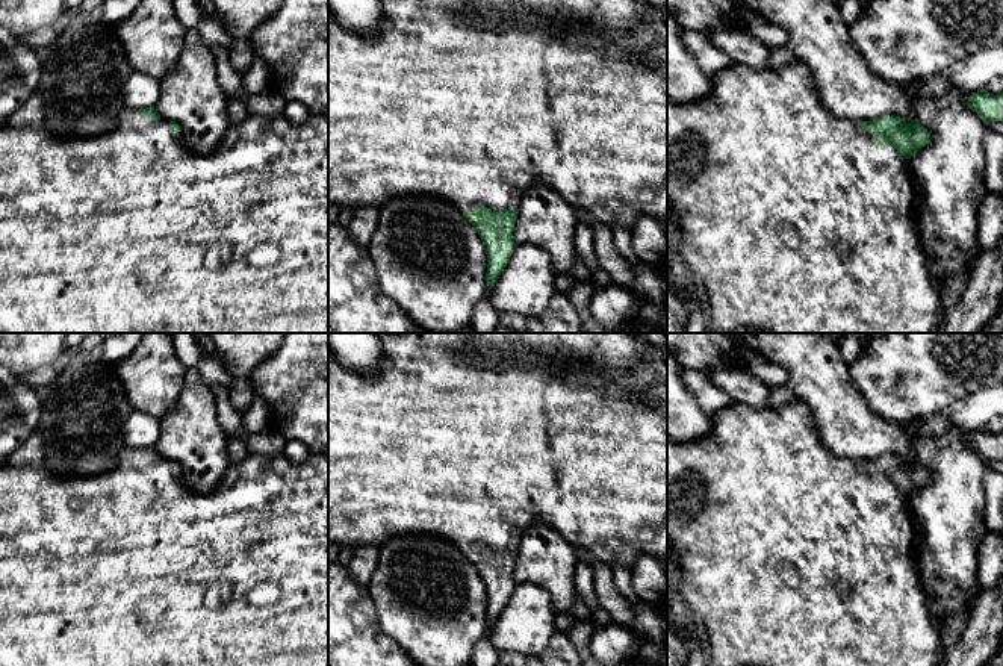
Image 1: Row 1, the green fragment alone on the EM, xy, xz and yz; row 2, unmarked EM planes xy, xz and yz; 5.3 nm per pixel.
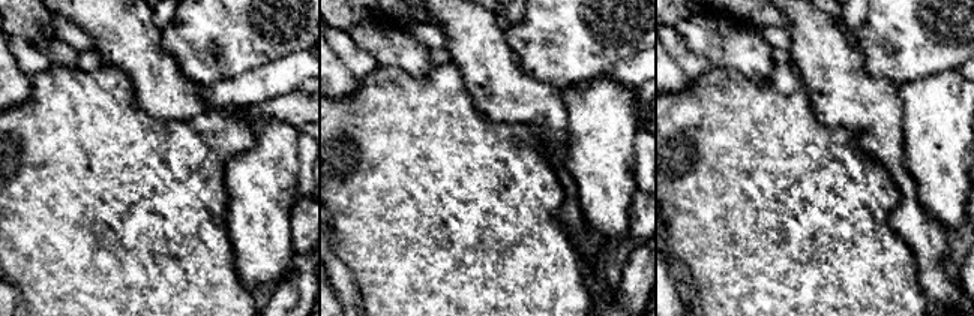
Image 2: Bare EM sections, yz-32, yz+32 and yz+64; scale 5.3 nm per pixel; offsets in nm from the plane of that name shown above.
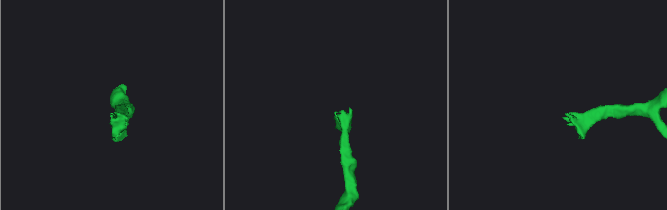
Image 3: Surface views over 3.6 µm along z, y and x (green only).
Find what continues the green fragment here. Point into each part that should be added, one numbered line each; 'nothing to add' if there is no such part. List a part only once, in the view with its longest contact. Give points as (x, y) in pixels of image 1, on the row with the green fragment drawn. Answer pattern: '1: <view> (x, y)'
1: yz (793, 221)

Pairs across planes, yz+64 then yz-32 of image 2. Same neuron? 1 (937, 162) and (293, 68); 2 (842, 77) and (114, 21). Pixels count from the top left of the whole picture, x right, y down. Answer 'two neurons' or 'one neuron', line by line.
1: two neurons
2: one neuron

